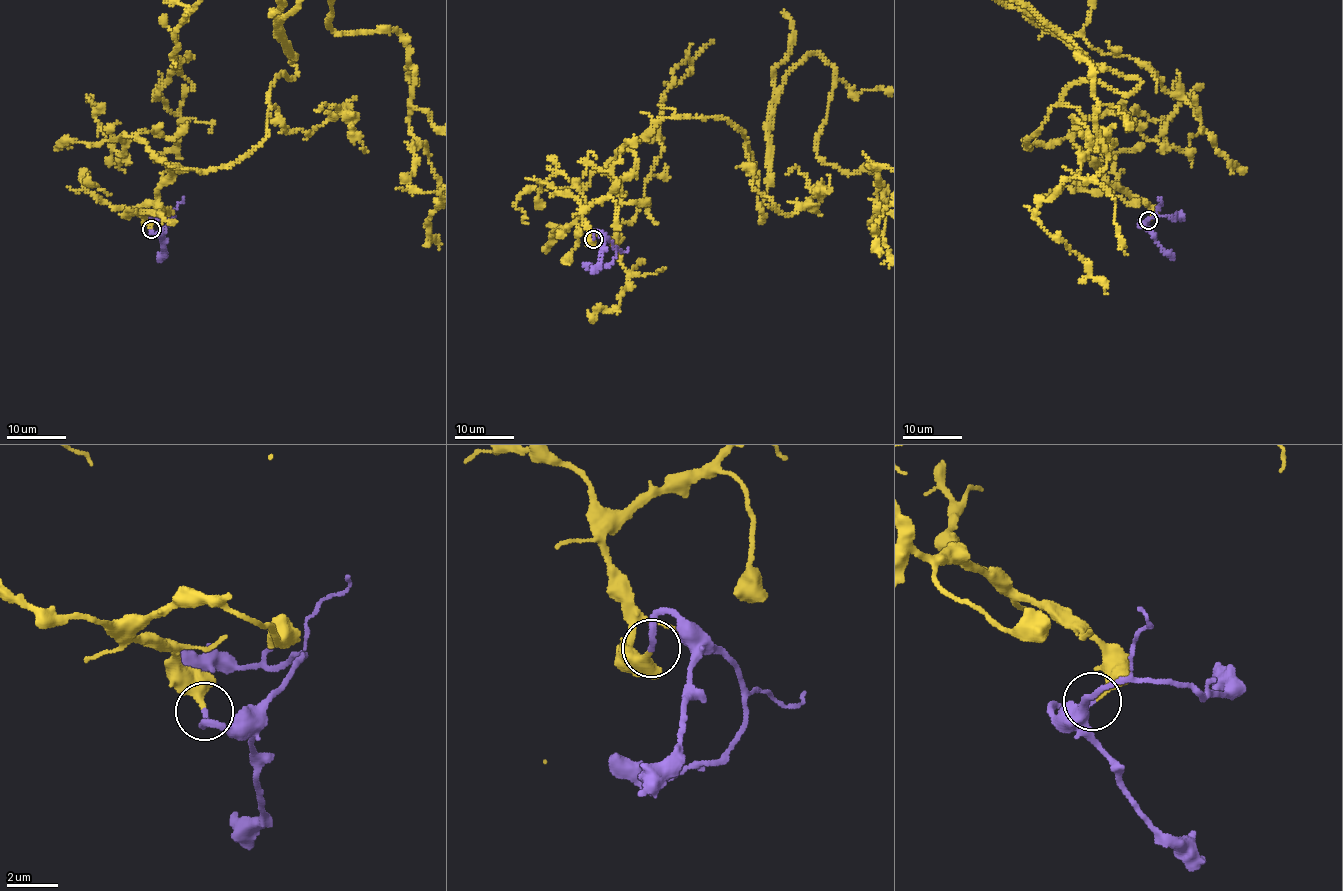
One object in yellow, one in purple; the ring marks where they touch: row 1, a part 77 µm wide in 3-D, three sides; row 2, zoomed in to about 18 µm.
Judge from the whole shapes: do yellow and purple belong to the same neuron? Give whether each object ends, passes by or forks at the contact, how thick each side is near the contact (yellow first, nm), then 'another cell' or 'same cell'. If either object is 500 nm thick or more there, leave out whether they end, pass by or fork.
yellow ends; purple ends; calibres 280 and 220 nm; same cell

